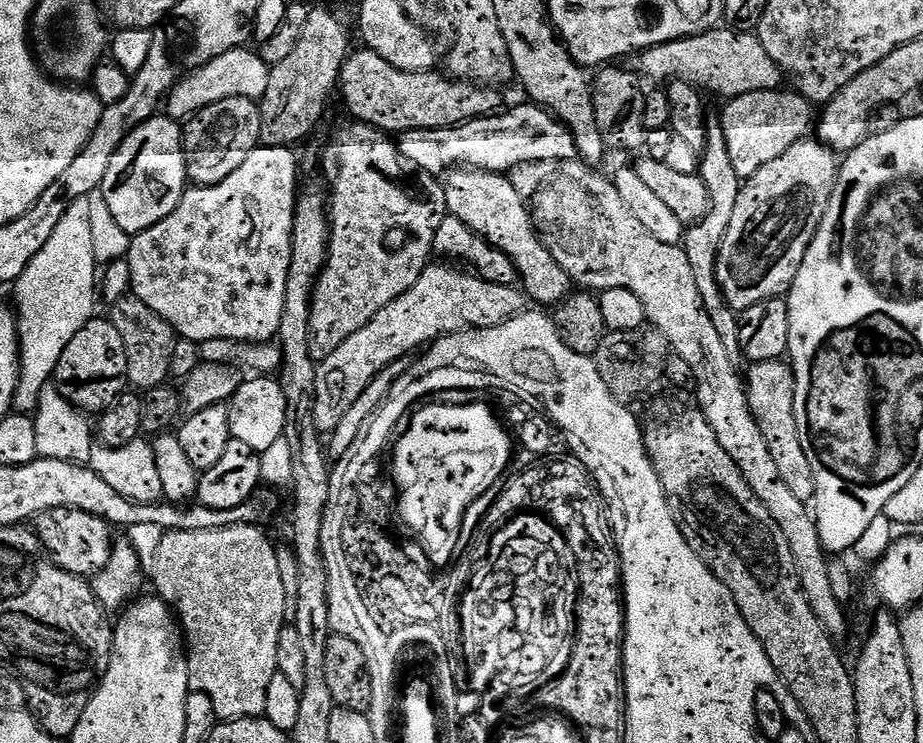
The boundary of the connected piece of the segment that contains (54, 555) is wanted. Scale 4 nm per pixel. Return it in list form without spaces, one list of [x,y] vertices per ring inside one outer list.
[[[51,508],[45,512],[39,512],[34,517],[34,531],[40,539],[40,548],[52,563],[75,576],[85,578],[95,576],[105,568],[111,556],[114,543],[113,525],[107,524],[105,520],[94,514],[86,514],[86,510]]]

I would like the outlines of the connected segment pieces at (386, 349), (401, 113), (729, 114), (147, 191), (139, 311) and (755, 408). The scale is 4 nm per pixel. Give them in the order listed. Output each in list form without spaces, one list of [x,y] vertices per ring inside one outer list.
[[[448,262],[429,263],[418,282],[414,282],[406,294],[394,298],[390,306],[378,310],[378,314],[374,314],[374,318],[370,318],[358,334],[350,334],[350,338],[346,338],[346,342],[330,354],[330,358],[319,361],[314,422],[321,433],[331,434],[338,422],[342,422],[346,410],[354,406],[362,390],[366,390],[366,386],[370,386],[376,375],[390,366],[390,362],[411,357],[415,348],[423,349],[443,337],[455,336],[457,332],[498,326],[525,311],[525,308],[526,296],[519,287],[507,288],[486,282],[475,272]]]
[[[353,51],[340,71],[338,92],[339,95],[344,95],[344,104],[353,121],[369,124],[385,134],[403,134],[411,132],[413,128],[451,128],[457,124],[467,124],[469,120],[487,117],[501,107],[500,96],[496,93],[499,91],[495,87],[474,84],[471,80],[449,78],[444,74],[439,76],[438,73],[436,70],[403,72],[390,66],[390,62],[386,62],[377,52]]]
[[[773,90],[755,92],[731,97],[724,108],[724,116],[719,117],[722,130],[726,134],[726,154],[734,165],[734,174],[746,181],[762,166],[774,162],[781,154],[786,154],[790,146],[805,139],[814,128],[814,105],[795,90]]]
[[[157,114],[138,125],[118,146],[100,190],[114,221],[122,230],[135,234],[162,222],[178,206],[189,183],[184,157],[184,133],[181,125],[167,115]]]
[[[131,294],[115,301],[111,308],[110,319],[114,330],[118,330],[123,344],[126,345],[129,385],[136,390],[147,390],[165,383],[172,370],[172,351],[175,350],[178,339],[172,327],[158,314],[154,314],[154,310],[146,306],[146,302]]]
[[[771,360],[752,364],[749,369],[749,372],[746,372],[748,405],[758,422],[758,430],[762,430],[762,438],[766,438],[766,447],[770,450],[774,463],[778,465],[778,475],[786,481],[787,488],[799,500],[815,501],[814,470],[810,470],[806,450],[802,450],[802,438],[798,438],[798,422],[794,410],[796,376],[792,373],[791,363],[784,360]]]

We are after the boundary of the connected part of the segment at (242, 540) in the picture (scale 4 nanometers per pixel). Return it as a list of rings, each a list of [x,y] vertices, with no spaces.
[[[231,524],[228,528],[215,528],[201,532],[169,532],[165,531],[158,540],[157,556],[150,569],[150,580],[156,583],[155,595],[172,609],[186,641],[186,655],[188,657],[188,687],[191,691],[206,694],[210,702],[214,702],[217,721],[241,720],[247,716],[263,717],[266,710],[266,689],[270,686],[270,678],[278,675],[278,634],[286,627],[283,615],[286,607],[285,587],[282,586],[281,571],[278,570],[276,557],[277,545],[263,532],[263,527],[254,524]]]

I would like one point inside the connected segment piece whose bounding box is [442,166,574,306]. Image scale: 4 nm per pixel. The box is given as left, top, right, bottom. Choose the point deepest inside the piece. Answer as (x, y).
(487, 202)

